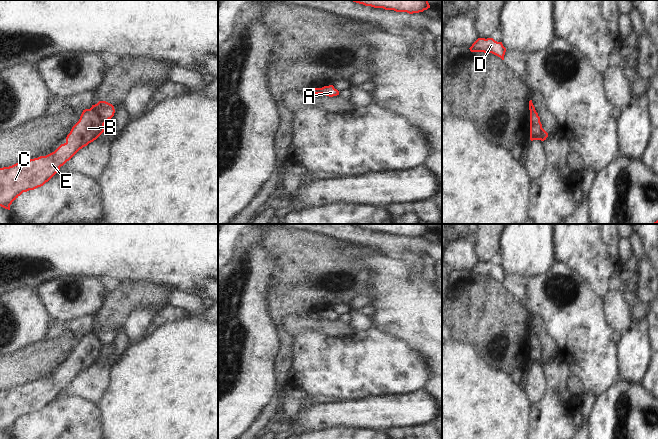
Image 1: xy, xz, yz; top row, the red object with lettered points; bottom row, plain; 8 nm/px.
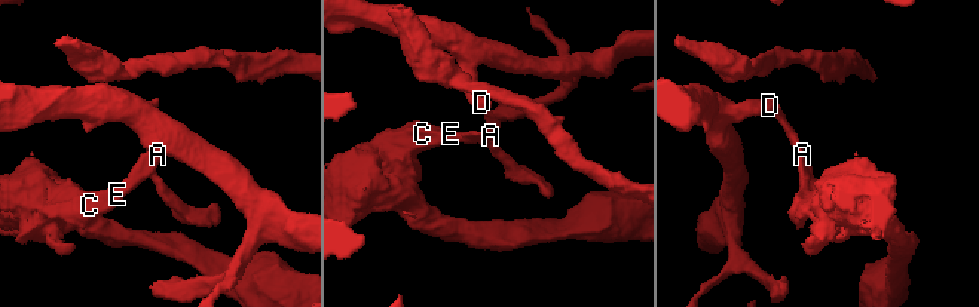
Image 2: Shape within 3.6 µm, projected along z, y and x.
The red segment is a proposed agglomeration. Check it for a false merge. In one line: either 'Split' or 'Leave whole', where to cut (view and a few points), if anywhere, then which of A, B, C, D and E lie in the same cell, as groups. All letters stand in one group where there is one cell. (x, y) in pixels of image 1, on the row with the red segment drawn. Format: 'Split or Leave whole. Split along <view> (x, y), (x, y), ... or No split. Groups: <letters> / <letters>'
Split. Split along xy (90, 108), (104, 123). Groups: A D / B C E.

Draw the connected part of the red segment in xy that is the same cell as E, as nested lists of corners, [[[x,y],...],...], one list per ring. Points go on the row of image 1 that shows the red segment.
[[[91,108],[85,109],[79,121],[67,135],[66,142],[61,144],[54,152],[25,162],[19,162],[9,167],[0,168],[0,206],[10,210],[12,202],[23,192],[43,186],[59,172],[61,166],[69,161],[80,149],[96,140],[104,130],[104,123],[100,116]]]

